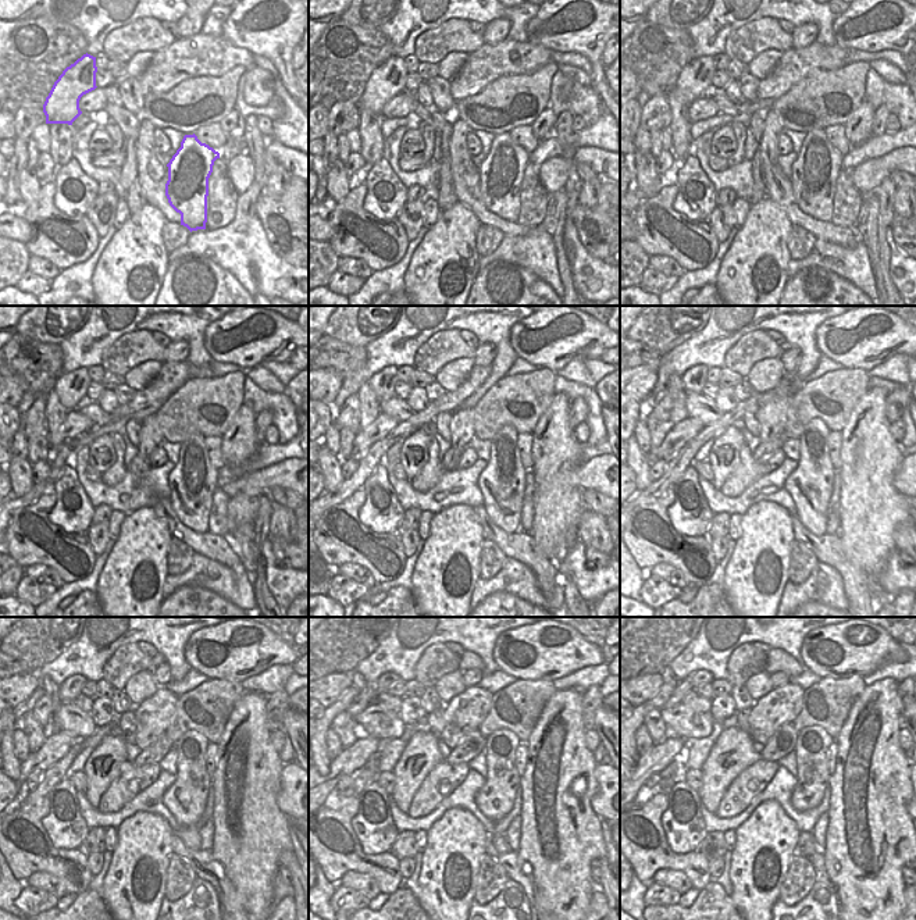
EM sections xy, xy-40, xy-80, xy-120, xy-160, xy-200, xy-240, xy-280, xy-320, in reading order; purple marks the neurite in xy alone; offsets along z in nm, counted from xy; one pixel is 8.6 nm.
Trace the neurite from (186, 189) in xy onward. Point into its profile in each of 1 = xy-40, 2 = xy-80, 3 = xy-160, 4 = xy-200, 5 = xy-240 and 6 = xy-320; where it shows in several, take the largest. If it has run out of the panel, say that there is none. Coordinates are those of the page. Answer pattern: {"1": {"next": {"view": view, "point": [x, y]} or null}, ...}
{"1": {"next": {"view": "xy-40", "point": [501, 173]}}, "2": {"next": {"view": "xy-80", "point": [815, 171]}}, "3": {"next": {"view": "xy-160", "point": [502, 482]}}, "4": {"next": {"view": "xy-200", "point": [811, 484]}}, "5": {"next": {"view": "xy-240", "point": [185, 799]}}, "6": {"next": {"view": "xy-320", "point": [813, 777]}}}

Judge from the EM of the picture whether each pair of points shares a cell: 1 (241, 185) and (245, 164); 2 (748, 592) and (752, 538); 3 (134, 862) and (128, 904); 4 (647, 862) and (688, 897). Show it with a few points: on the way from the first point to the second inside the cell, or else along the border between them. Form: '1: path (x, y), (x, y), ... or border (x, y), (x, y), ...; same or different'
1: path (241, 179), (241, 170); same
2: path (744, 578), (749, 571), (752, 552); same
3: path (132, 872), (131, 894); same
4: border (692, 887), (699, 890); different

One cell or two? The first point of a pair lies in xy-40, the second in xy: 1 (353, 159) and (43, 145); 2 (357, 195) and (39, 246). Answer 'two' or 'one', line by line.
1: two
2: one

